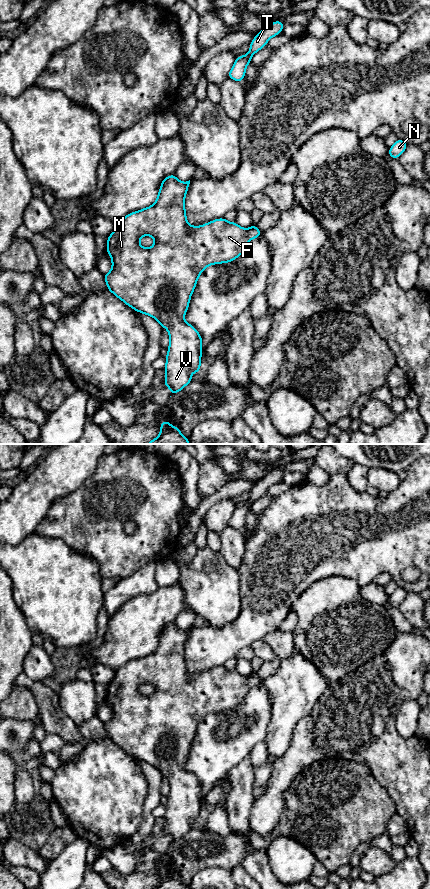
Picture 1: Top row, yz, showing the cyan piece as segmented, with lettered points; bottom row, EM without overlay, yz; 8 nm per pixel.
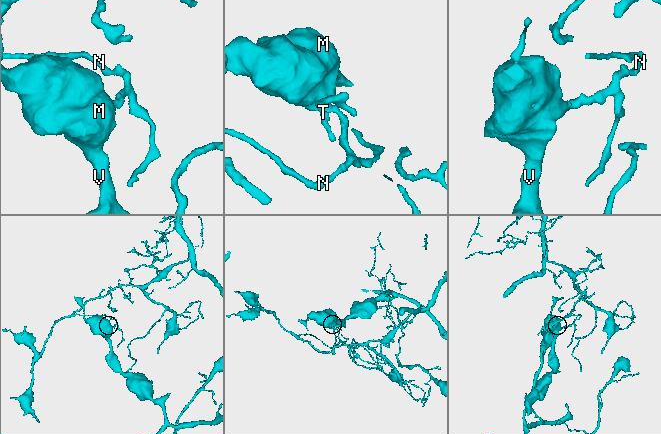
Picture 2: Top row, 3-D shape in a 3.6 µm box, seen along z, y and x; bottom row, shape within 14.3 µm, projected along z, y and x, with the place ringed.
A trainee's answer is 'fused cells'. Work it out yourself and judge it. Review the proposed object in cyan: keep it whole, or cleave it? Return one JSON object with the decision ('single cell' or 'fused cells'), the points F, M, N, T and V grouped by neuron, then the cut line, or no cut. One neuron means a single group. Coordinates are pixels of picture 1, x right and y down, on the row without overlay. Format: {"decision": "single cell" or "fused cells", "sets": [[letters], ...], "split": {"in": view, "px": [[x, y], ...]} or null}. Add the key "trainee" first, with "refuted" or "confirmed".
{"trainee": "confirmed", "decision": "fused cells", "sets": [["F", "M", "V"], ["N", "T"]], "split": {"in": "yz", "px": [[247, 677], [250, 687]]}}

